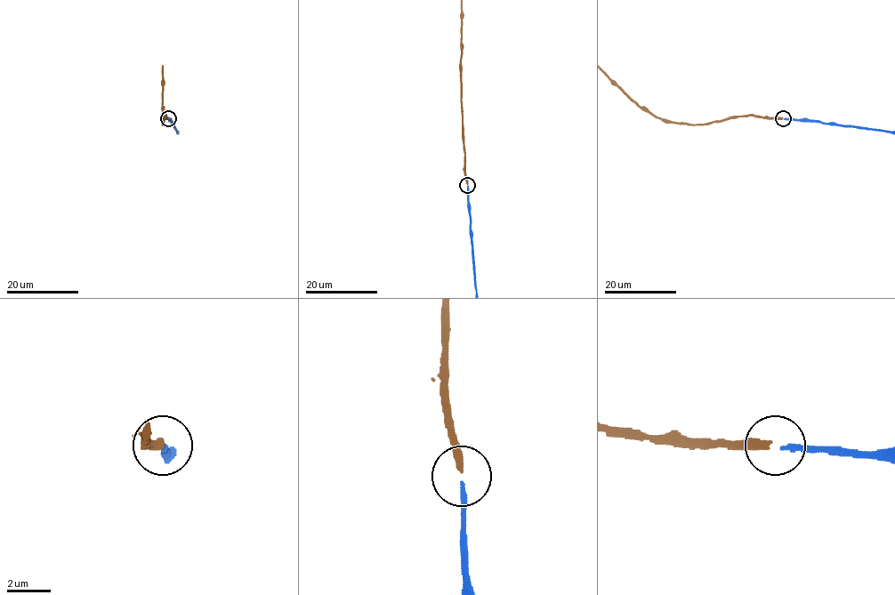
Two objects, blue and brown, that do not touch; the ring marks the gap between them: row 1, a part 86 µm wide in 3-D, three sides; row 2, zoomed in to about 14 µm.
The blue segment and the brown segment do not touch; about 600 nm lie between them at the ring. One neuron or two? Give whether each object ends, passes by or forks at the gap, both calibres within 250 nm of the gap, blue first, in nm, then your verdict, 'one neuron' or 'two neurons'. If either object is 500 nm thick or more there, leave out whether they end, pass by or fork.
blue ends | brown ends | 220/360 nm | one neuron

